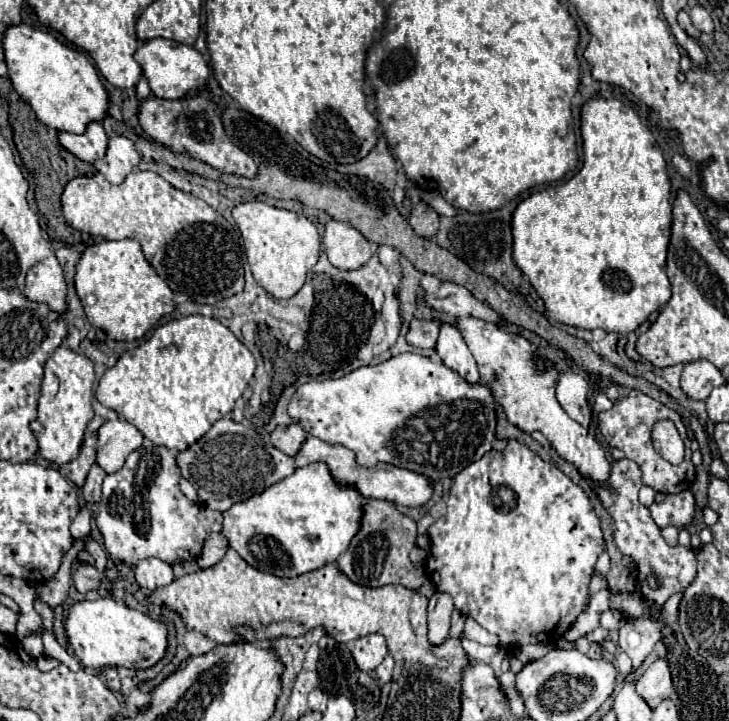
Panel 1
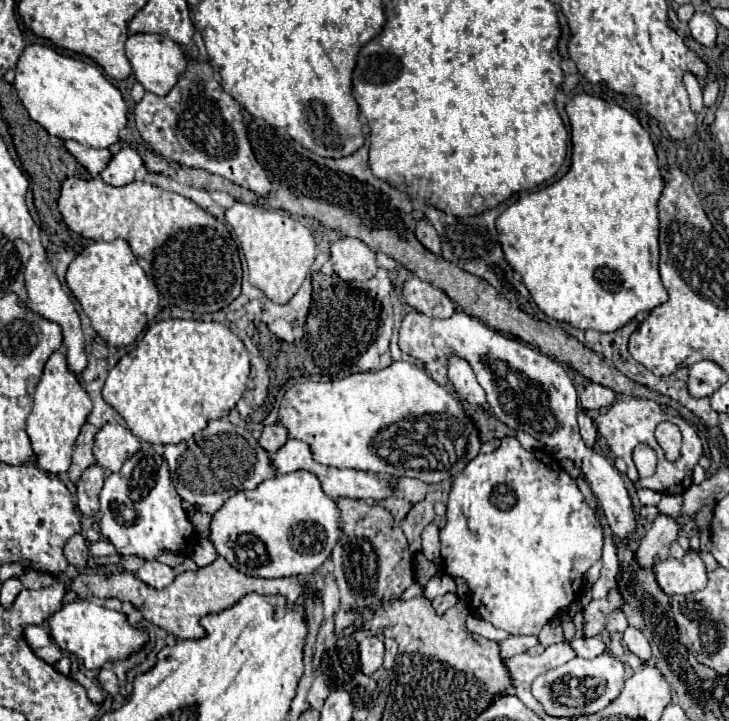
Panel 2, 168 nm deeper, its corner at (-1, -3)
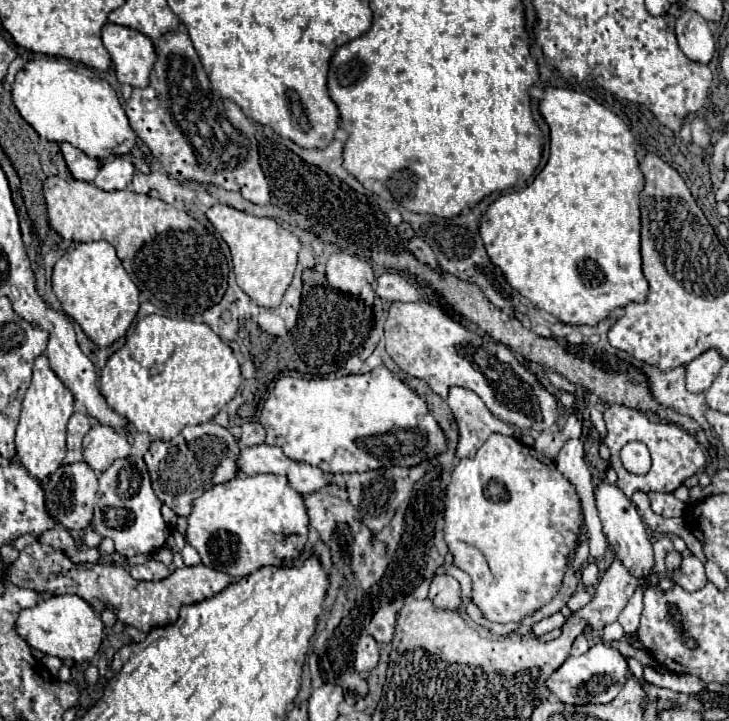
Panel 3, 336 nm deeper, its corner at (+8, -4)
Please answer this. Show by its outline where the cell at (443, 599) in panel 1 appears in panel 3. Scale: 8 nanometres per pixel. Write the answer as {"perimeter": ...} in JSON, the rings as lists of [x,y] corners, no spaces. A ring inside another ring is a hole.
{"perimeter":[[[435,575],[435,579],[431,581],[429,599],[441,609],[459,609],[462,605],[459,593],[461,589],[457,579],[453,579],[451,575]]]}

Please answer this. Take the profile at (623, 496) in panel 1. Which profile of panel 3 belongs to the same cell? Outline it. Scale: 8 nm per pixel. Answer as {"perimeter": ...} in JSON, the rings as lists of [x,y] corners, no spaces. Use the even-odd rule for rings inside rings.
{"perimeter":[[[693,555],[683,559],[681,567],[675,573],[671,573],[671,579],[677,585],[681,585],[685,591],[699,591],[707,583],[703,563]]]}

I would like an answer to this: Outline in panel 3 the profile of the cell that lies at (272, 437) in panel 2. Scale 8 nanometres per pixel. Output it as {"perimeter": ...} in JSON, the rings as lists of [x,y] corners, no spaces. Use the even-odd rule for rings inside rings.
{"perimeter":[[[253,421],[253,423],[245,423],[243,427],[241,427],[241,437],[239,437],[239,445],[241,447],[251,447],[251,445],[259,445],[259,443],[263,443],[265,441],[265,429],[257,423],[257,421]]]}

